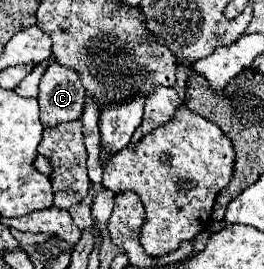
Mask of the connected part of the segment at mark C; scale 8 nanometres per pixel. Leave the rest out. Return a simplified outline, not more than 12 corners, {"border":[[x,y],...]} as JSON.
{"border":[[53,62],[39,84],[43,128],[79,120],[85,88]]}

